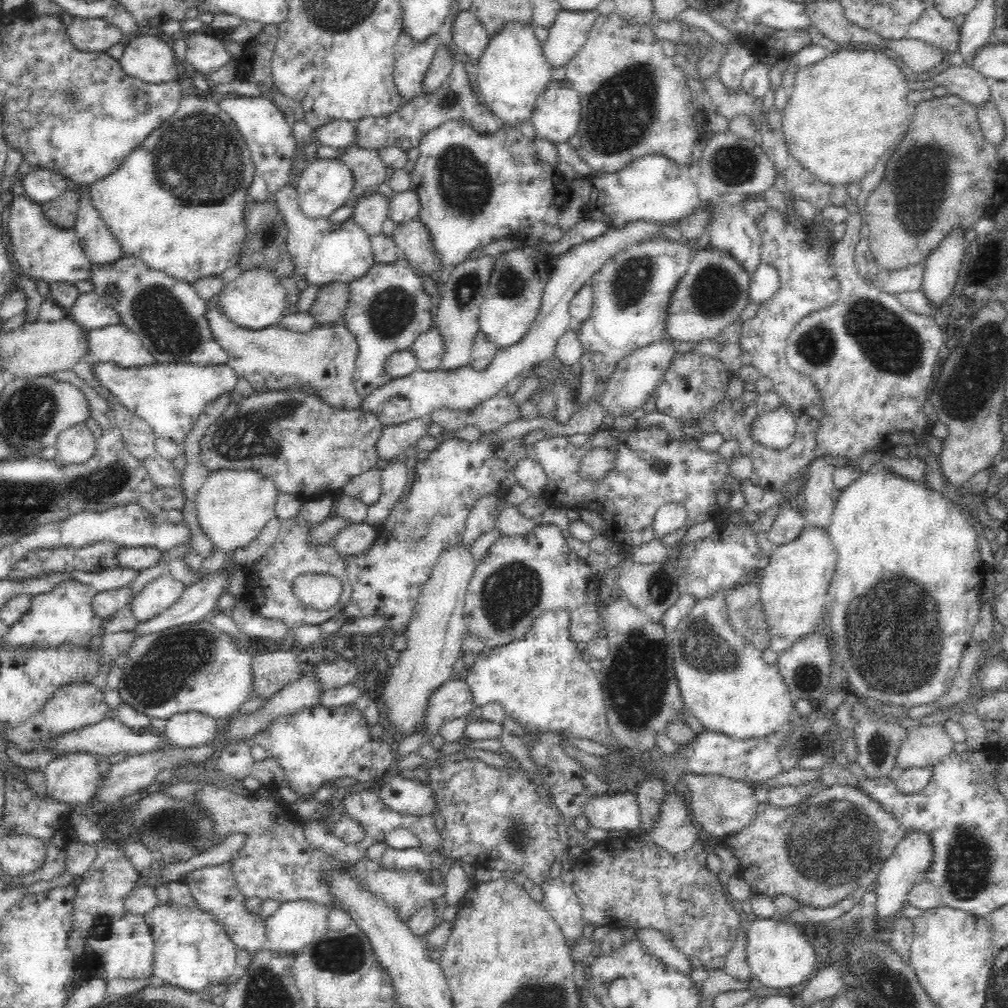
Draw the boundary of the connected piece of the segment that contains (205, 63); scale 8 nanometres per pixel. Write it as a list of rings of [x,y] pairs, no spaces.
[[[195,32],[188,34],[186,44],[186,60],[198,73],[206,77],[232,59],[226,52],[223,41],[211,35]]]

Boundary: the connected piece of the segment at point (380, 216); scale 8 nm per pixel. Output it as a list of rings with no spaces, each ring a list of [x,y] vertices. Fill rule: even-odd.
[[[372,193],[367,197],[359,197],[354,208],[354,221],[369,236],[382,233],[383,222],[387,220],[389,198],[386,194]]]

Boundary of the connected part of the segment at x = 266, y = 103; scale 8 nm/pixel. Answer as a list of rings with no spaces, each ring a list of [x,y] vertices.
[[[261,95],[235,96],[236,98],[231,96],[220,100],[220,106],[236,121],[240,133],[248,143],[256,174],[265,180],[268,192],[274,194],[284,188],[284,185],[290,184],[292,160],[298,147],[292,125],[286,122],[286,115],[269,98]]]

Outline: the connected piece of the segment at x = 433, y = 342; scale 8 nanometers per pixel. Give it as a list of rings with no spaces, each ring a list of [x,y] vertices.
[[[432,324],[413,340],[409,349],[415,356],[418,369],[423,371],[438,369],[444,350],[442,335]]]

